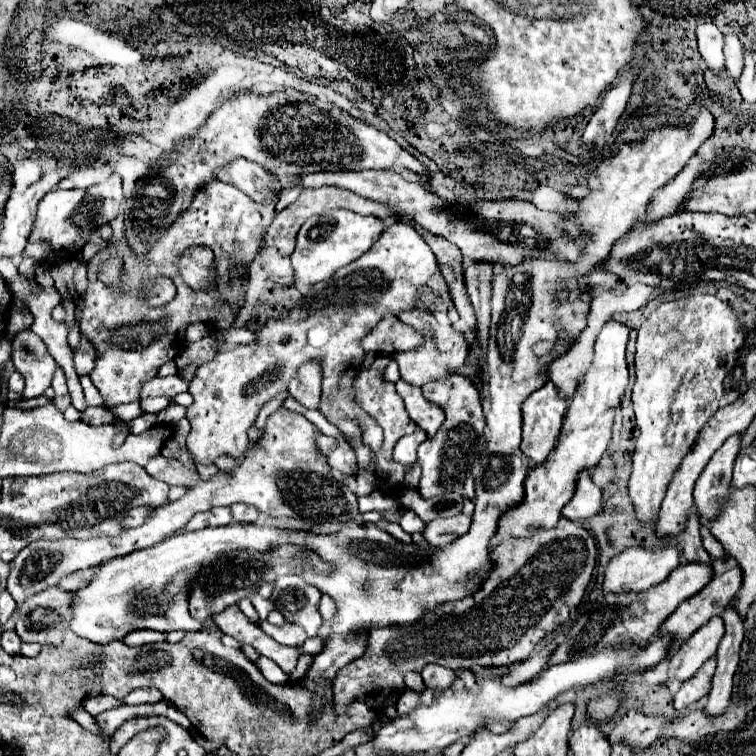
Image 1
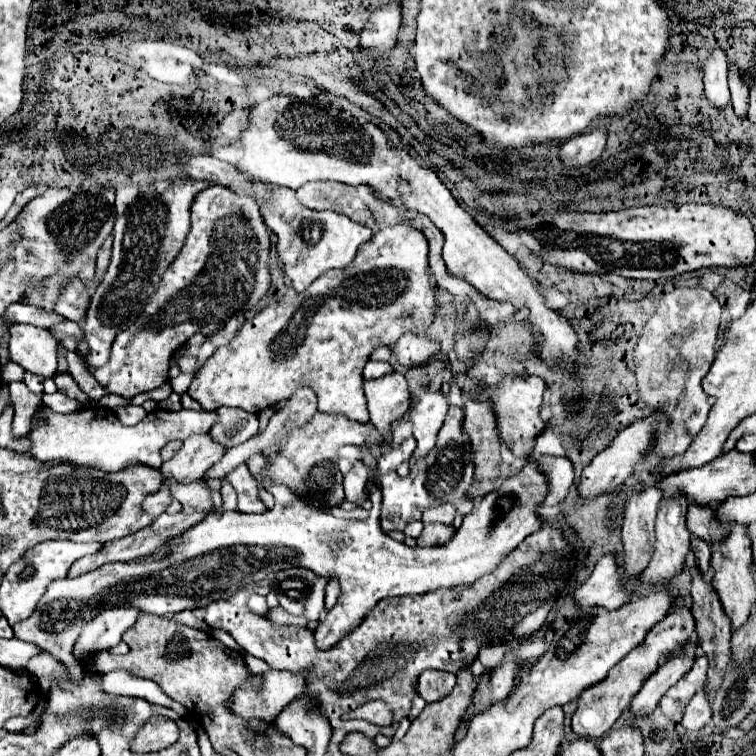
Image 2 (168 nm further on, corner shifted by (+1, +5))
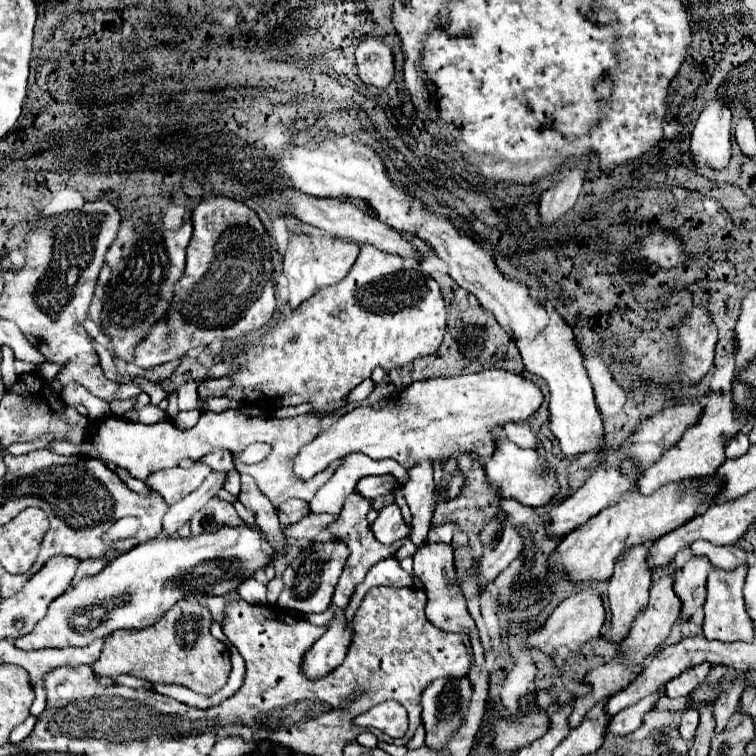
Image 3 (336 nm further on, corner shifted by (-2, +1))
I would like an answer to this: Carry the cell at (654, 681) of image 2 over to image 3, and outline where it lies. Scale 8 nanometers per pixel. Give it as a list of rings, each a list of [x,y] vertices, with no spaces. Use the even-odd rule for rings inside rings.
[[[654,693],[654,695],[650,695],[650,697],[644,697],[644,699],[638,701],[636,705],[632,705],[632,707],[620,711],[618,715],[614,715],[614,717],[610,719],[610,727],[606,727],[606,737],[608,737],[608,735],[618,735],[618,737],[622,737],[622,735],[628,735],[628,733],[632,733],[634,729],[638,729],[638,727],[642,725],[644,713],[652,711],[652,707],[654,707],[656,701],[658,701],[658,693]]]

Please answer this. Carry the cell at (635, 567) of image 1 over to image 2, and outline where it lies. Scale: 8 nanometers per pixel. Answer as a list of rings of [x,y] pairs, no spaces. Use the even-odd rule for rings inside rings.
[[[607,553],[599,559],[591,577],[575,591],[575,599],[579,607],[601,605],[607,609],[619,609],[633,597],[627,587],[629,583],[621,579],[615,555]]]

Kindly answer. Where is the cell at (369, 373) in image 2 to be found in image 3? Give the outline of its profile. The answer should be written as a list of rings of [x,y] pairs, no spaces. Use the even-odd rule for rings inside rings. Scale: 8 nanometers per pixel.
[[[366,379],[366,381],[362,381],[358,387],[352,389],[352,399],[354,399],[354,401],[364,401],[364,399],[372,393],[372,389],[374,389],[372,379]]]

